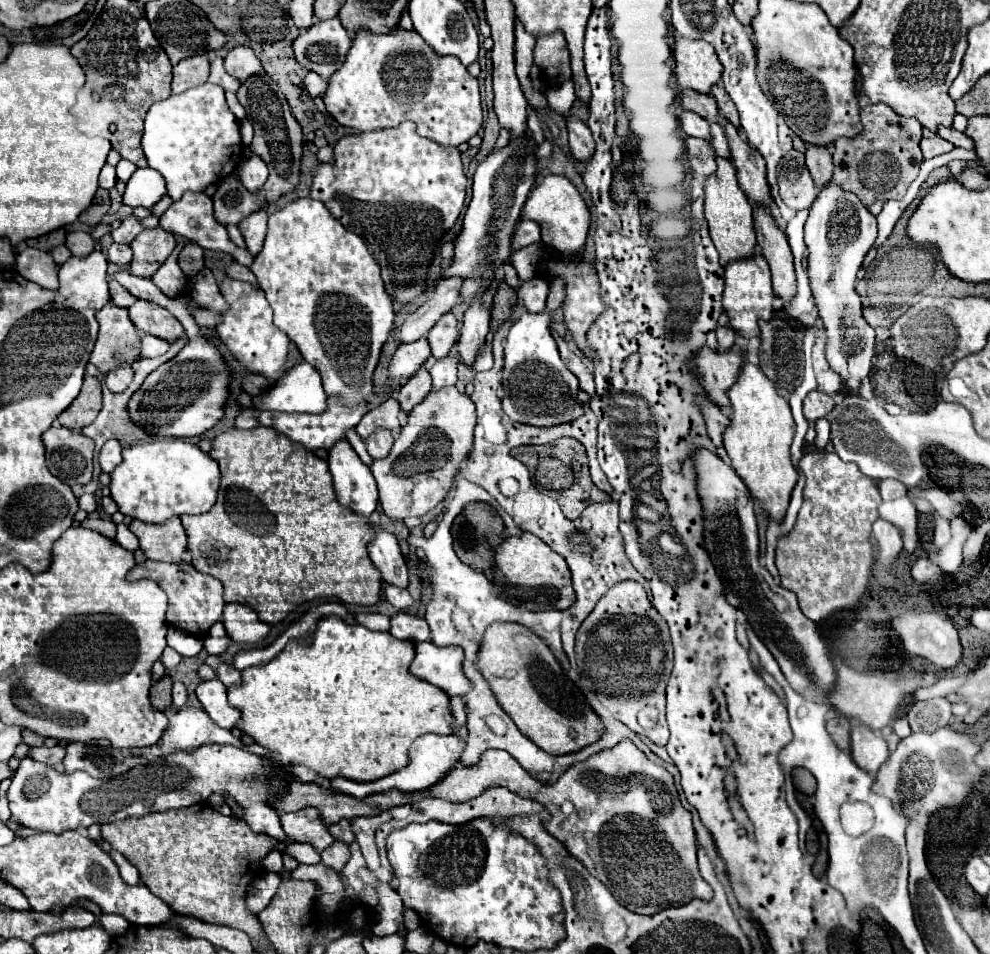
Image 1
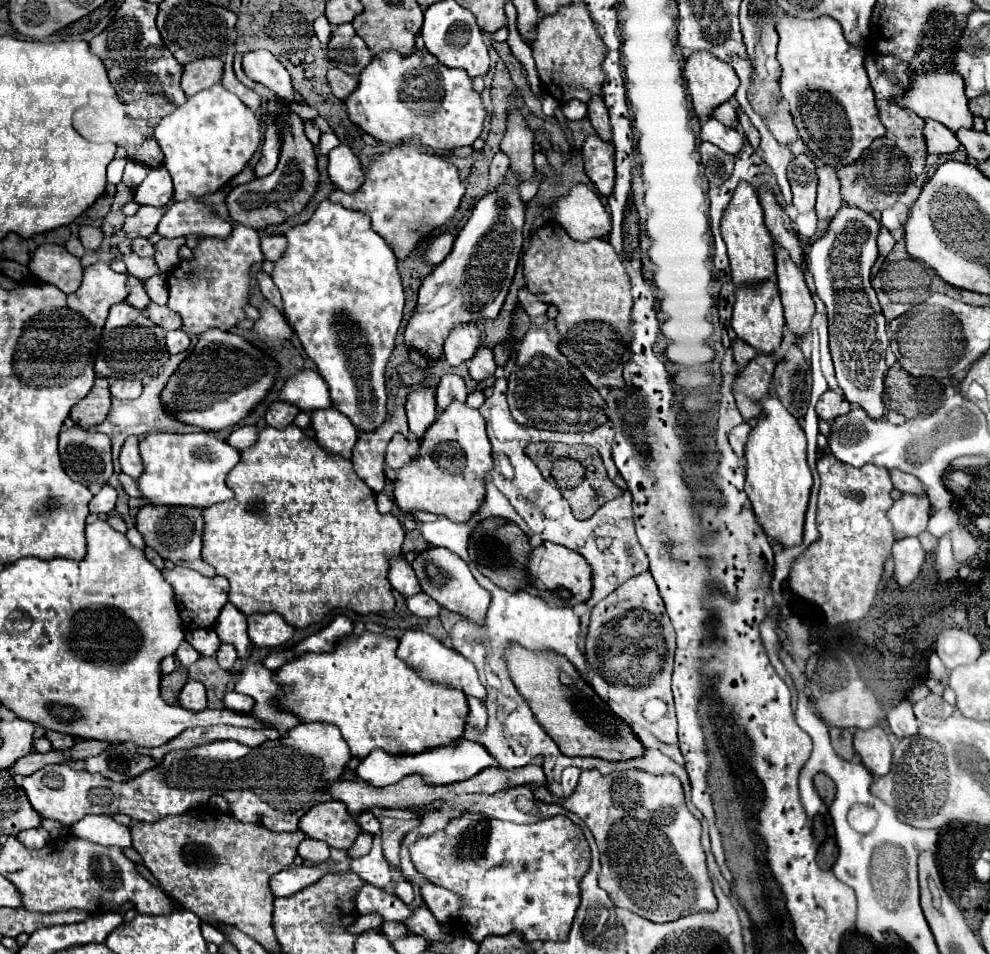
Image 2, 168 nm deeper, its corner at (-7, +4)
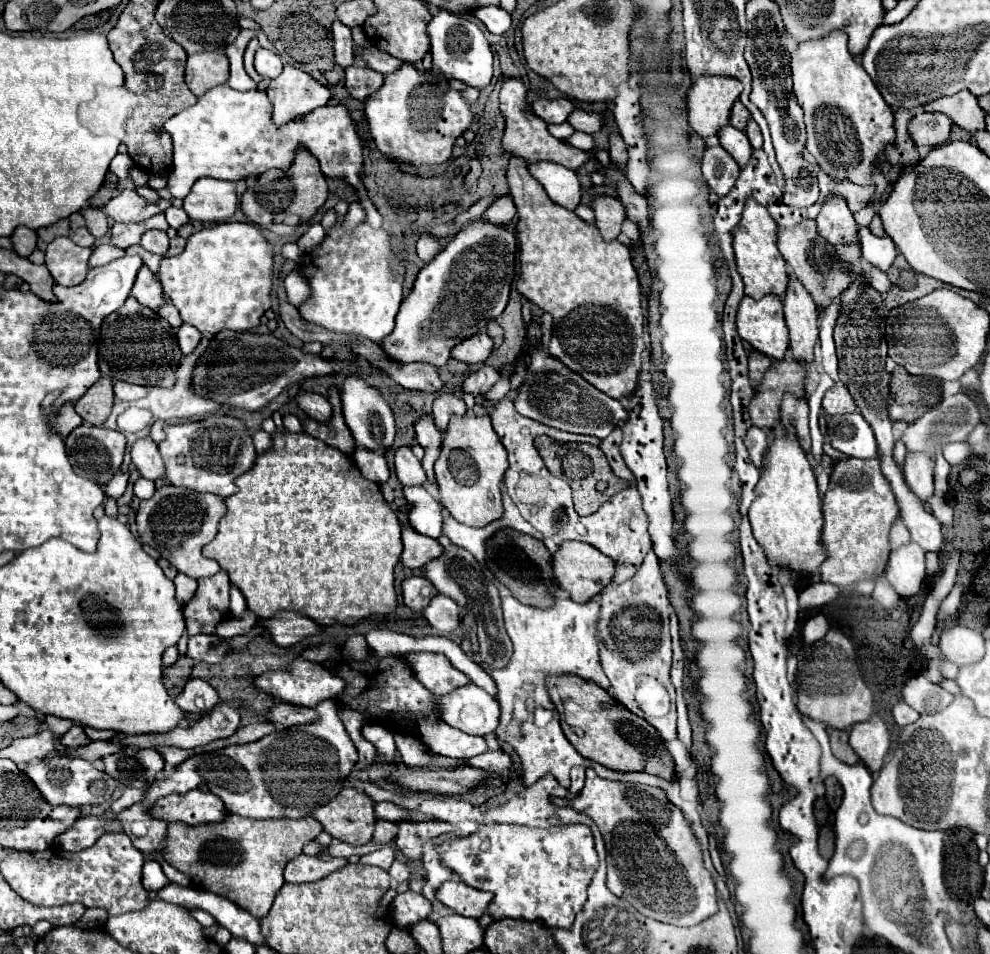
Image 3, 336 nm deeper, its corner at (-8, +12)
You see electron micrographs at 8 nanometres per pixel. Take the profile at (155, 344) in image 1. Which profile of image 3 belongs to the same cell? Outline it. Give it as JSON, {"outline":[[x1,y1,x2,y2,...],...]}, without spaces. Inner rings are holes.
{"outline":[[182,324,178,330,178,344,182,348,184,354,192,354,196,350,196,346,202,340,202,332,198,332,194,326,190,324]]}

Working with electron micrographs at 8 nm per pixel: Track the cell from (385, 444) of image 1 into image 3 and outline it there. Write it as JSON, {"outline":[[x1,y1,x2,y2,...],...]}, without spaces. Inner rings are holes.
{"outline":[[398,448,394,464,396,464,396,476,402,486,422,486,426,482,422,464,412,454,410,448]]}

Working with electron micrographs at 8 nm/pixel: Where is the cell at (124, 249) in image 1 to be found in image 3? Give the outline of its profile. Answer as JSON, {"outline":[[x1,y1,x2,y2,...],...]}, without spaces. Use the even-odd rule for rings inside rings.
{"outline":[[146,230,142,234,140,246,144,250,148,250,148,252,154,252,154,254,164,256,168,252,168,234,162,232,162,230]]}

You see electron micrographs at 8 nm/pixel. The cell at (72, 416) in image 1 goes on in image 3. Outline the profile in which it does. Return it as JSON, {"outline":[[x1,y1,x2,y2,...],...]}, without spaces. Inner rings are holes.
{"outline":[[100,378,76,404,76,412,84,418,84,422,92,426,102,426,106,418,110,416,114,406,114,394,112,394,112,380]]}

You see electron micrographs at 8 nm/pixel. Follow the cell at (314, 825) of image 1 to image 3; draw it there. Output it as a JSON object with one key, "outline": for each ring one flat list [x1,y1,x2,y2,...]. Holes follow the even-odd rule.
{"outline":[[342,788,342,792,312,812,324,830,342,842,362,846,372,840,376,814,374,800,356,788]]}

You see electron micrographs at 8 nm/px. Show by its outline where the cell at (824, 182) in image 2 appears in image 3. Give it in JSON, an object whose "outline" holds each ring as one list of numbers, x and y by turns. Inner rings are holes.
{"outline":[[828,196,818,218,818,234,834,246,858,242,858,224,854,222,852,212,846,208,846,200]]}

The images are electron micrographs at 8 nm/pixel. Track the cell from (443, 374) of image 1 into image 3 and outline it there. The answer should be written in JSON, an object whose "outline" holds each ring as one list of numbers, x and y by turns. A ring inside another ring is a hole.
{"outline":[[442,394,434,400,434,424,440,432,446,432,448,422,452,416,464,416,466,414,466,404,456,398,454,394]]}

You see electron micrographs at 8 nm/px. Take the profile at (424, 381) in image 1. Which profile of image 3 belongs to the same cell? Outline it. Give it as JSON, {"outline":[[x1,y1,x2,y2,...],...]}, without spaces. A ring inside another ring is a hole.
{"outline":[[424,416,416,422,416,440,418,444,424,448,424,458,422,458,422,466,424,466,424,472,428,476,428,480,432,484,436,484,436,478,434,478,434,462,438,460,440,456,440,446,442,446,442,434,434,428,434,422,432,422,432,416]]}

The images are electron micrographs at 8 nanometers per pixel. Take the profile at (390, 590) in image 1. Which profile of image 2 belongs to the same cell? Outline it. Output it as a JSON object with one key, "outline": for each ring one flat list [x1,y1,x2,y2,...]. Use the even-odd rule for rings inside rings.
{"outline":[[419,592,417,596,409,596,409,598,405,598,405,604,407,604,407,608,415,614,415,616,421,616,421,618,433,618,433,616,437,616,439,614,439,604,431,598,431,596,427,596,425,592]]}

